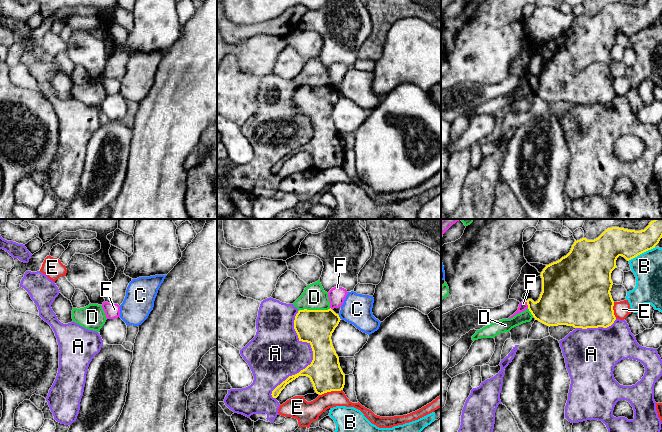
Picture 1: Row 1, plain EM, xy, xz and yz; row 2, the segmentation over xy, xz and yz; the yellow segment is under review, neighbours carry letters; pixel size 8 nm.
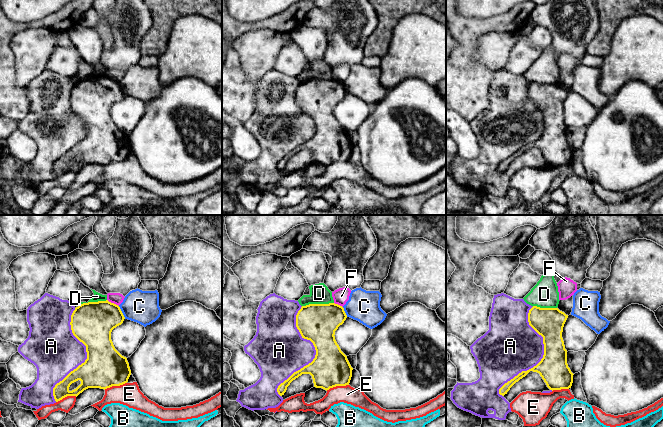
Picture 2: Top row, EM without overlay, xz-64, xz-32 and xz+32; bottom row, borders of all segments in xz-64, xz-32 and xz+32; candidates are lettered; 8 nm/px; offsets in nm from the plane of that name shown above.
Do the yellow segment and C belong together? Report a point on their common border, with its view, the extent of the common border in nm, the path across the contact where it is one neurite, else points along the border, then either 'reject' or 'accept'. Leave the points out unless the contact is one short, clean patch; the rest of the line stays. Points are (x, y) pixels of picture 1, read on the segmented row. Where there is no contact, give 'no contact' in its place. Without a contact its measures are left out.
meets yellow in xz at (339, 317); contact 40 nm long; border along xz (338, 315), (340, 319); reject

